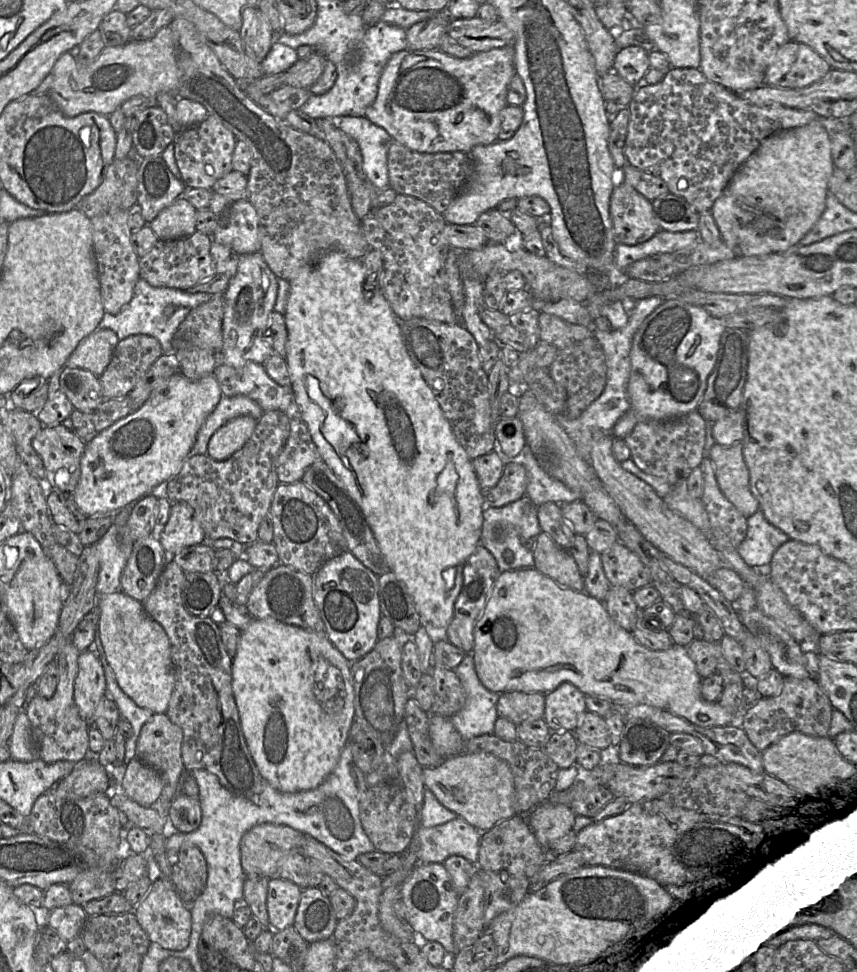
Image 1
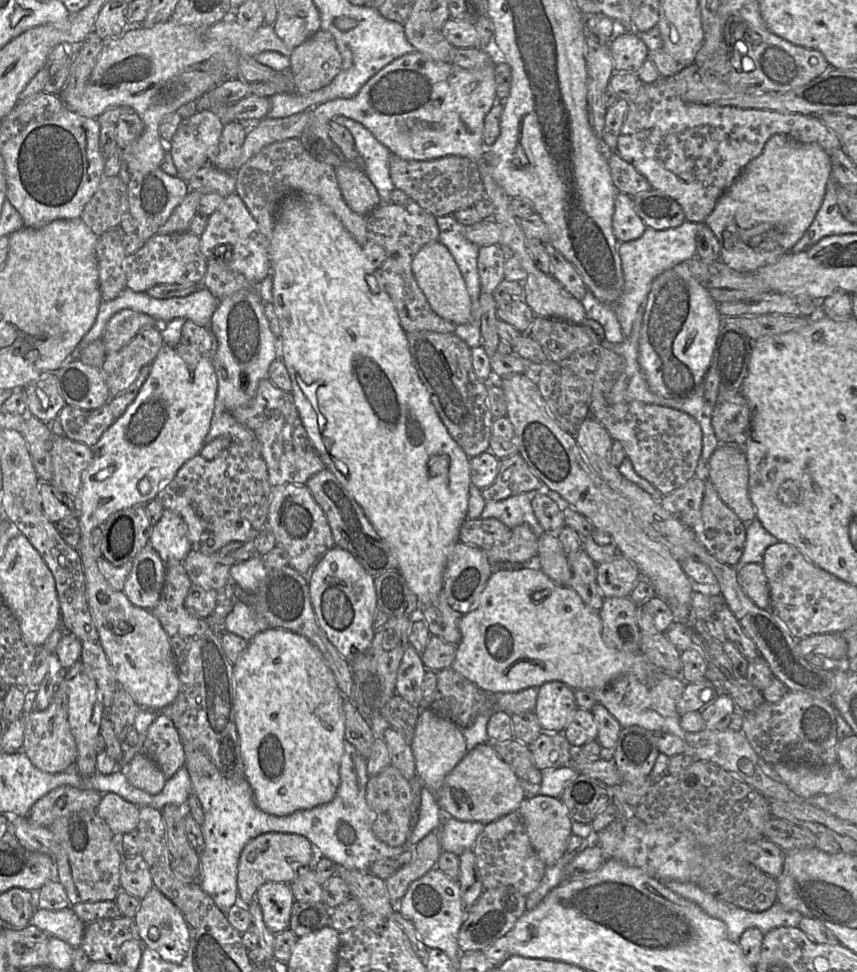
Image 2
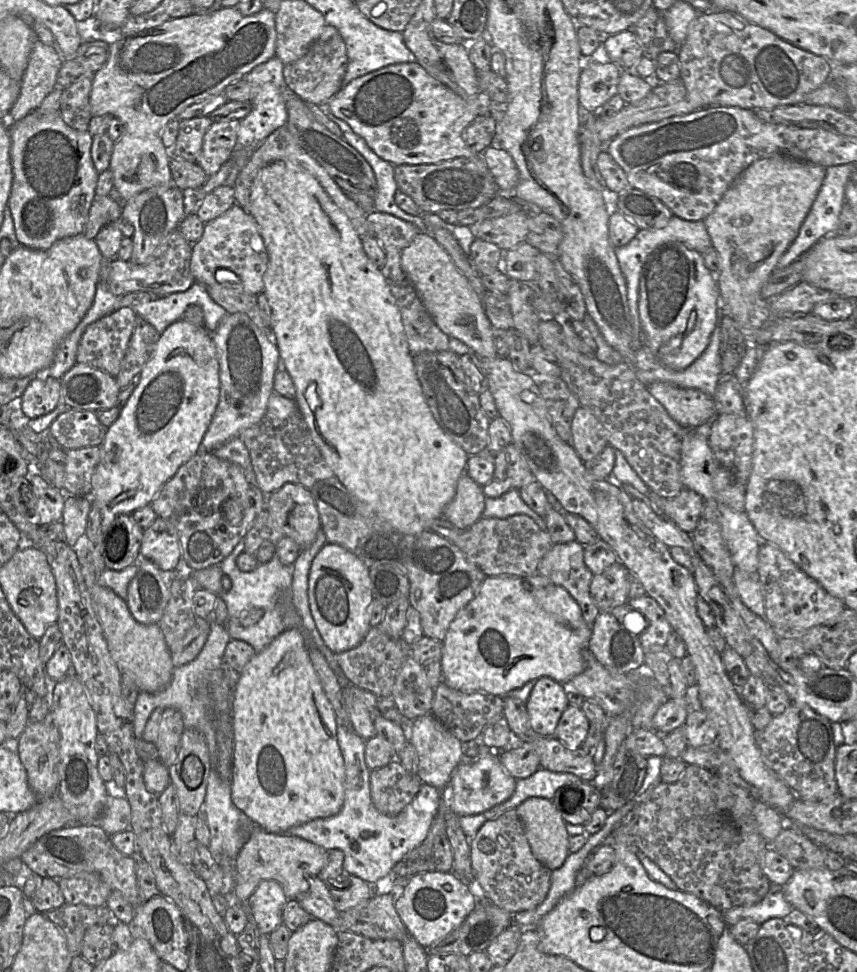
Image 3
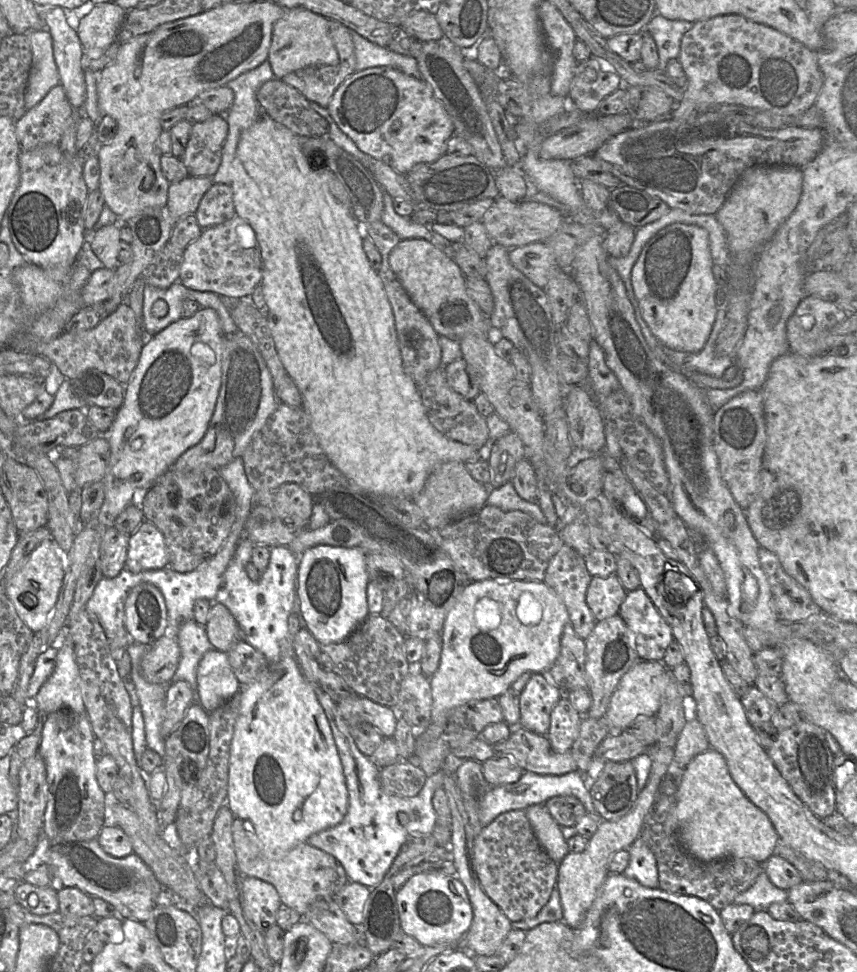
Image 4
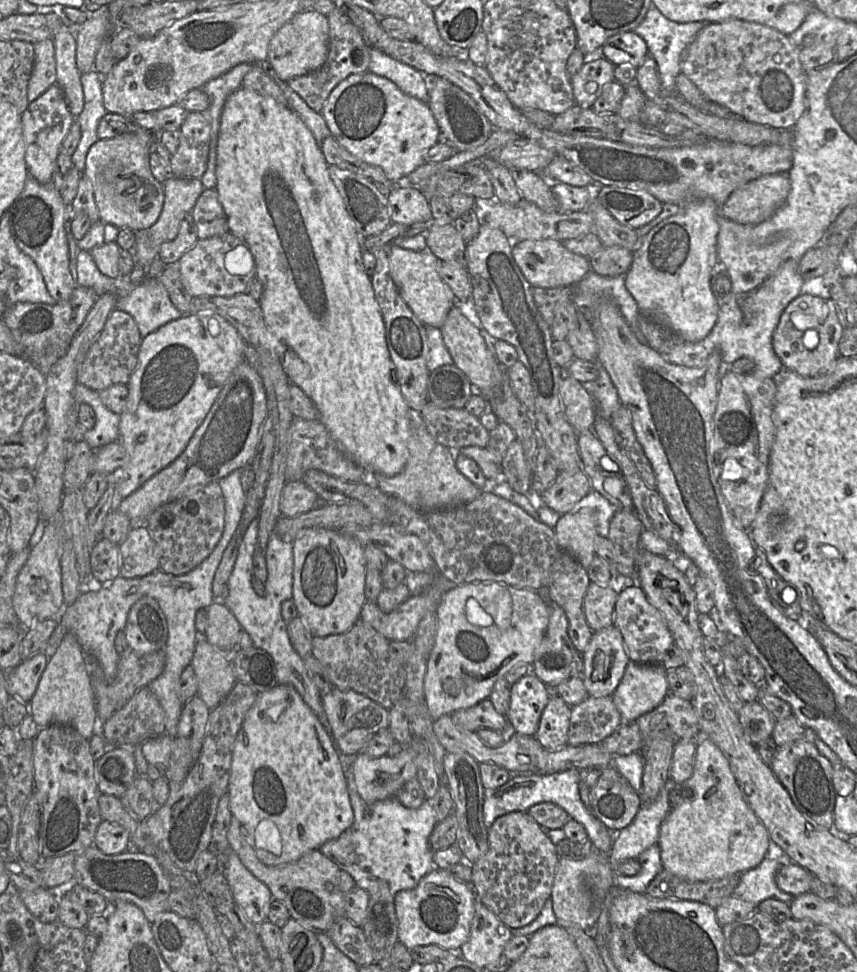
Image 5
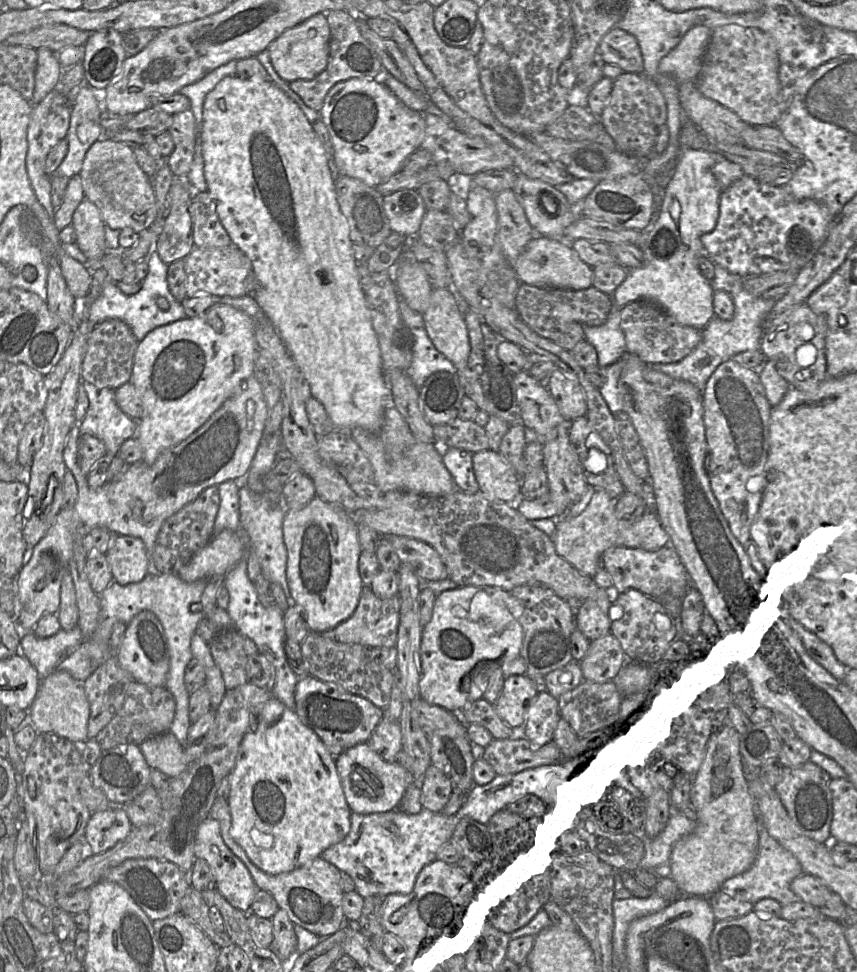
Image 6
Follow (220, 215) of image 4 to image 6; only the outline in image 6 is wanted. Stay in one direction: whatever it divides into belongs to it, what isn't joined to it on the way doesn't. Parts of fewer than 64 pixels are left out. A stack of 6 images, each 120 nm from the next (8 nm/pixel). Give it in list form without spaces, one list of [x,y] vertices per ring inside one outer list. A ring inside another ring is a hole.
[[[207,191],[193,193],[190,214],[193,222],[194,247],[219,248],[232,244],[217,215],[216,203]]]

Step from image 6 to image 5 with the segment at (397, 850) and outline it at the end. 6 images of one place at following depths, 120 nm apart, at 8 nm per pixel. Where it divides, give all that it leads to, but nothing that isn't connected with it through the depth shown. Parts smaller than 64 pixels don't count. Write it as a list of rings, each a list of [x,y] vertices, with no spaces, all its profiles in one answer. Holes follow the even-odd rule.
[[[341,755],[354,822],[338,838],[324,843],[319,850],[341,870],[348,872],[356,885],[369,894],[379,890],[381,882],[387,882],[392,894],[416,887],[433,867],[434,852],[429,837],[438,823],[435,811],[428,799],[417,809],[401,804],[396,797],[366,803],[358,793],[352,771],[355,756]]]

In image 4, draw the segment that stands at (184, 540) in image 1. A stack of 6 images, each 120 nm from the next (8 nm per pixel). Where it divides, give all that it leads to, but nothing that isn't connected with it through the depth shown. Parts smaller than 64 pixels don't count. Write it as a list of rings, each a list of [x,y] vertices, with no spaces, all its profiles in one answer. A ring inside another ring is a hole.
[[[143,521],[129,539],[125,569],[133,573],[168,567],[169,556],[162,532]]]

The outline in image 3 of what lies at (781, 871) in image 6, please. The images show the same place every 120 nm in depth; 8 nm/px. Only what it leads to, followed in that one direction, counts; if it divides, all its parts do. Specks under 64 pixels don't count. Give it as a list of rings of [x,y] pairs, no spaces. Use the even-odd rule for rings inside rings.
[[[773,887],[759,903],[752,906],[738,906],[723,912],[729,927],[743,918],[750,918],[759,925],[772,918],[783,919],[794,907],[784,898],[782,889]]]

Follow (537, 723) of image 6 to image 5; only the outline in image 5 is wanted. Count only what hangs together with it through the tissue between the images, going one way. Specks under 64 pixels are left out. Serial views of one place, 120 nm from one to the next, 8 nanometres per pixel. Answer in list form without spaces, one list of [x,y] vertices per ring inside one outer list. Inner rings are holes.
[[[561,696],[550,697],[535,734],[547,751],[557,751],[568,744],[571,706]]]

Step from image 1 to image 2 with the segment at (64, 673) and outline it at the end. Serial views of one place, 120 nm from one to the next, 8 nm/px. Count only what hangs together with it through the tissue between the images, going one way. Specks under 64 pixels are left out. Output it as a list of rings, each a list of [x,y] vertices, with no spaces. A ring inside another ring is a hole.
[[[64,679],[56,685],[49,706],[43,711],[33,709],[25,716],[22,752],[32,764],[47,773],[60,773],[74,765],[77,745],[68,722],[68,686]]]

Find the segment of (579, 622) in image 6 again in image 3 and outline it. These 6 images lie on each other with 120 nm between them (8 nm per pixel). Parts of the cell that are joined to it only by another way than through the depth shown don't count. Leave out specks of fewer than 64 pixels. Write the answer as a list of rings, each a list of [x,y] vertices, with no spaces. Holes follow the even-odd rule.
[[[618,560],[602,573],[593,575],[590,594],[600,612],[628,602],[629,573],[628,568]]]

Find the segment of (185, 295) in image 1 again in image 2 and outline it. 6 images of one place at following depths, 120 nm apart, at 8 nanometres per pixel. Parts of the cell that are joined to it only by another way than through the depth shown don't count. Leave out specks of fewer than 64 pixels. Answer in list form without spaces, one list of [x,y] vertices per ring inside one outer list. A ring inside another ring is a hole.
[[[204,286],[190,295],[167,299],[153,298],[146,292],[135,292],[126,288],[117,298],[101,301],[96,321],[81,340],[79,348],[85,347],[97,339],[101,339],[110,318],[123,309],[132,309],[137,312],[142,312],[151,316],[159,323],[163,323],[162,325],[159,325],[159,329],[163,337],[164,345],[177,347],[180,344],[182,328],[186,319],[190,319],[197,325],[208,327],[210,329],[211,319],[218,308],[219,302],[220,301]]]

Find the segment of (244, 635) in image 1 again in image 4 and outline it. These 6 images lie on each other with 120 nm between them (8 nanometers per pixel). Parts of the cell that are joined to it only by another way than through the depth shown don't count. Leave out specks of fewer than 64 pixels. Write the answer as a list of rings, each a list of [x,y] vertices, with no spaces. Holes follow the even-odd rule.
[[[293,611],[288,617],[288,636],[285,640],[281,641],[282,652],[280,659],[275,663],[270,663],[266,673],[261,675],[255,682],[241,688],[240,709],[234,725],[234,733],[231,742],[226,803],[234,817],[243,820],[244,828],[247,831],[252,831],[253,826],[254,834],[258,840],[258,846],[263,848],[263,852],[268,859],[284,856],[295,846],[307,842],[307,839],[313,834],[338,825],[343,821],[348,811],[349,792],[346,786],[342,762],[329,721],[323,707],[318,701],[313,684],[305,678],[295,657],[293,638],[300,628],[301,616]]]

